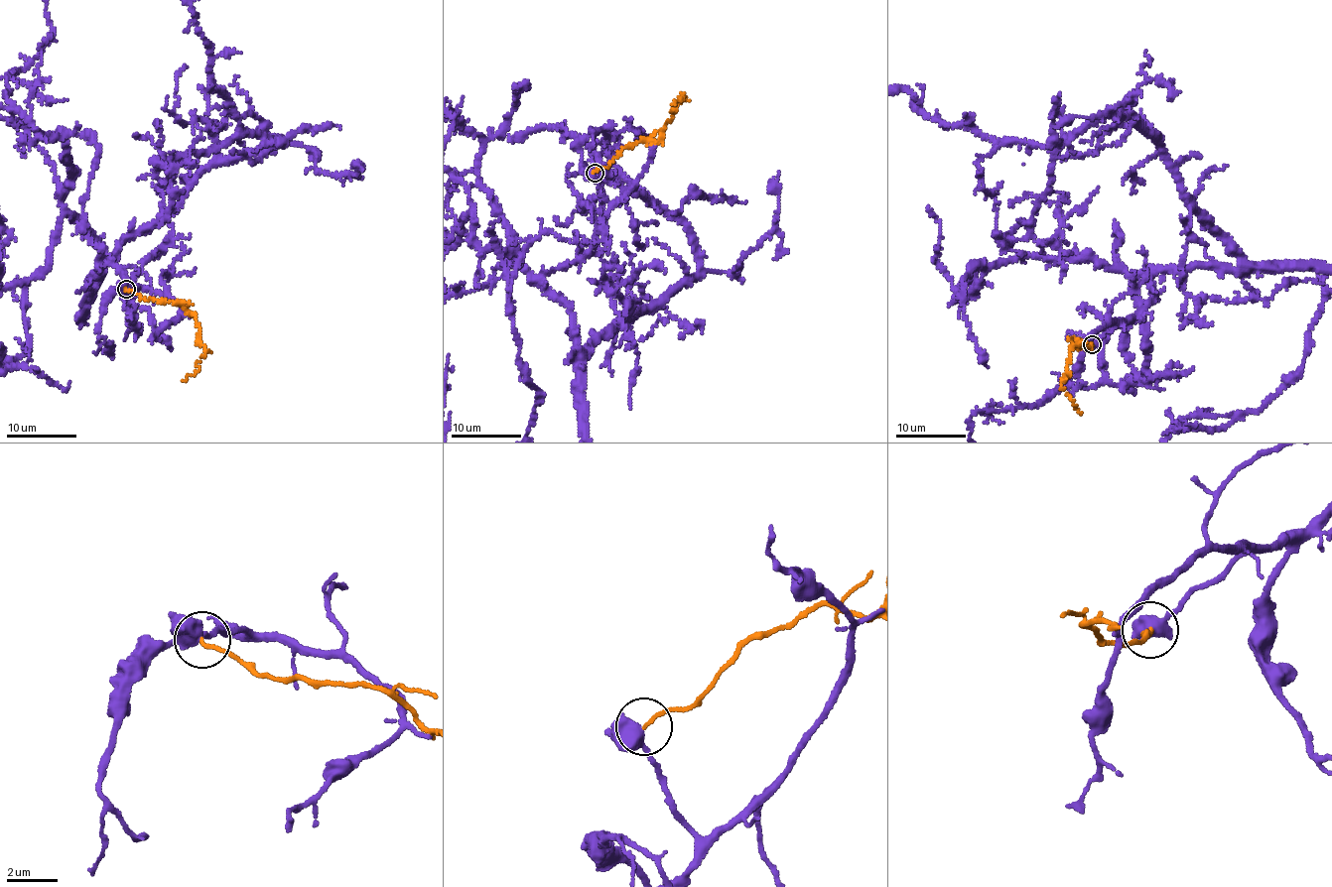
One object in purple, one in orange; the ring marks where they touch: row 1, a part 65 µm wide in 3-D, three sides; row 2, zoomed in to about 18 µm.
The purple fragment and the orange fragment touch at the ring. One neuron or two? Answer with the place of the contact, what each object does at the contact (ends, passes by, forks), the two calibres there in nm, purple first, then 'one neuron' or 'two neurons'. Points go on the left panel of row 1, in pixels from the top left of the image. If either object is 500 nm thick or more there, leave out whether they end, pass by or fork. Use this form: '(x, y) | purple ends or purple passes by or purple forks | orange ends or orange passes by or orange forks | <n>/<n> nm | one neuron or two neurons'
(126, 289) | purple passes by | orange ends | 480/150 nm | two neurons

